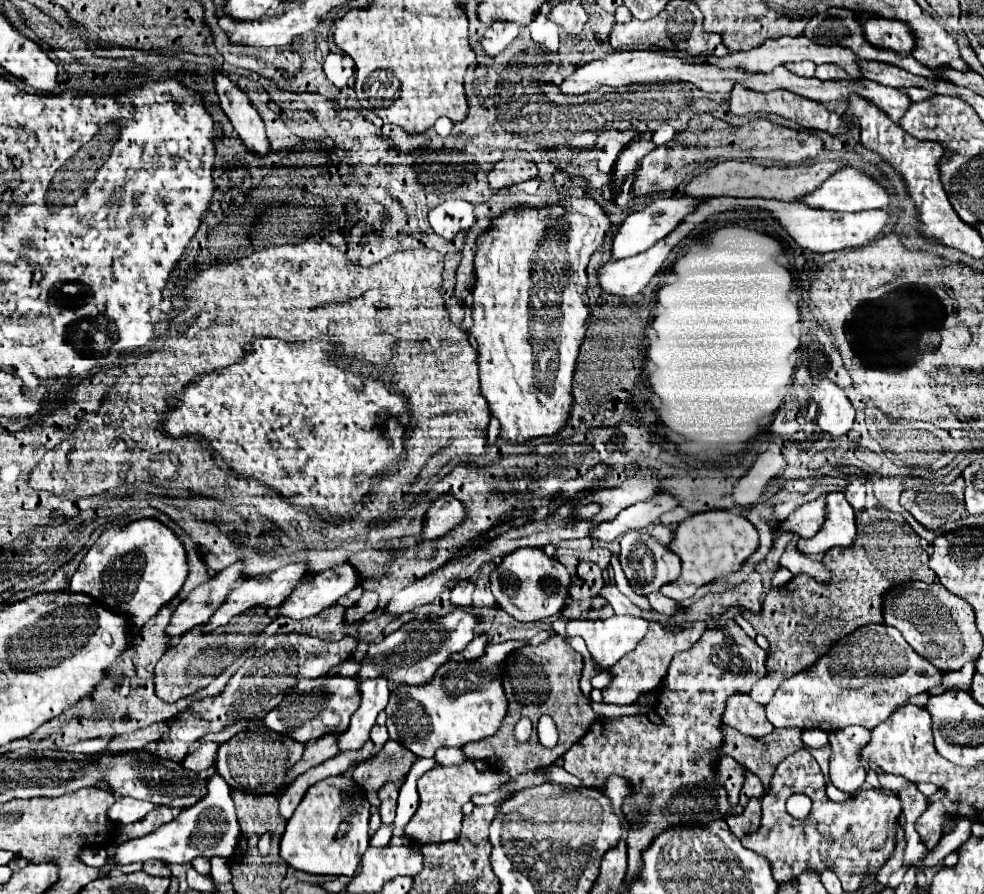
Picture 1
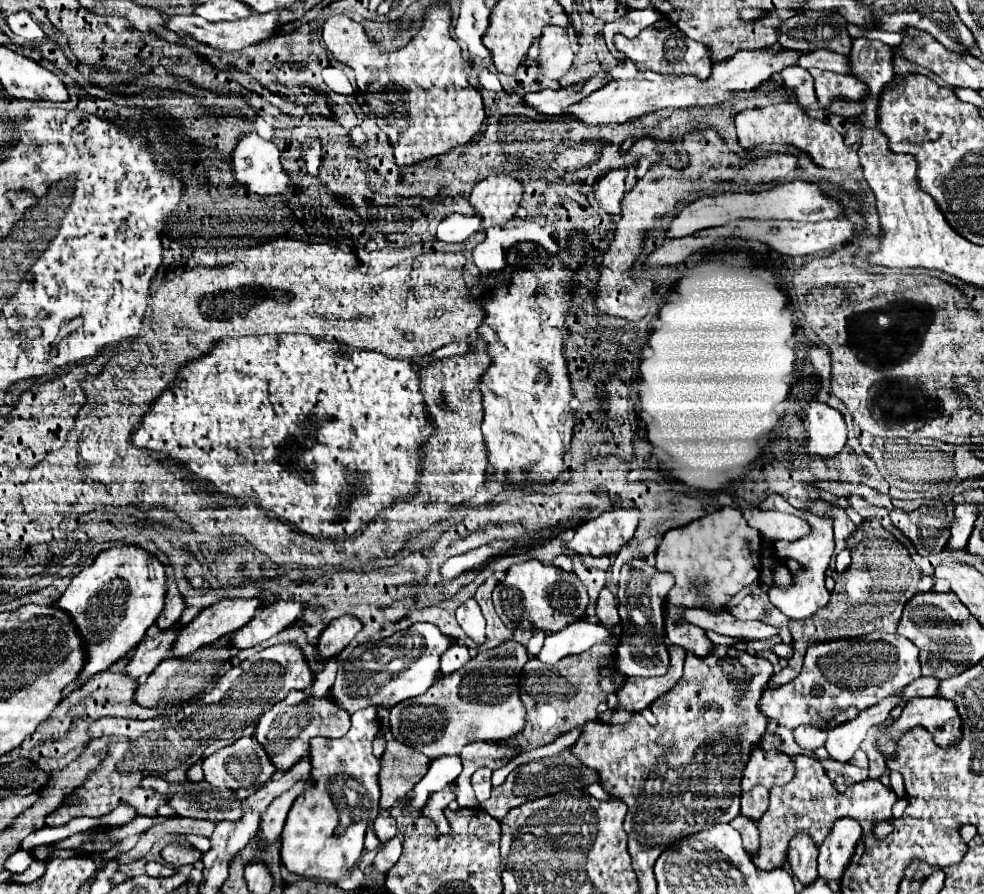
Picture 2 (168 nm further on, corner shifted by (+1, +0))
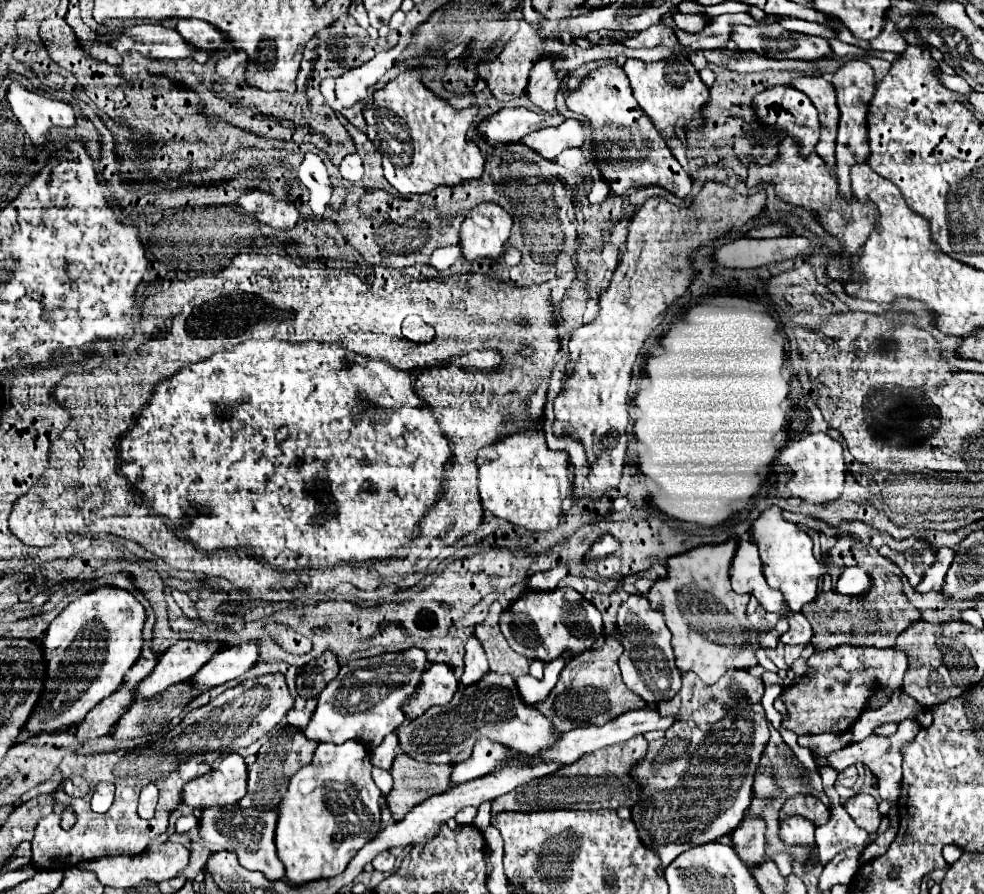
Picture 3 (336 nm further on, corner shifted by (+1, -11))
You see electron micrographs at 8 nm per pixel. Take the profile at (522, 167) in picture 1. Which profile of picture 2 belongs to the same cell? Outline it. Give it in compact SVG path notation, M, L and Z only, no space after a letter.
M492 174L472 188L470 204L482 220L480 232L514 218L522 200L522 188L518 180L506 174Z

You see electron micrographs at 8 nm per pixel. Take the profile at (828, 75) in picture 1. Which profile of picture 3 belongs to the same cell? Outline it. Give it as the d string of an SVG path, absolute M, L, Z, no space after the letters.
M804 75L792 79L790 85L804 91L818 109L822 133L814 151L822 155L826 163L834 163L834 139L838 133L838 119L840 119L834 85L824 77L804 77Z

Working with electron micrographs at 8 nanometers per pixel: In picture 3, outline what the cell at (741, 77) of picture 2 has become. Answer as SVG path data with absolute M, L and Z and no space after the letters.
M566 119L562 125L546 127L530 135L528 139L520 139L520 143L532 147L546 159L558 157L568 147L582 147L586 141L586 123L580 119Z

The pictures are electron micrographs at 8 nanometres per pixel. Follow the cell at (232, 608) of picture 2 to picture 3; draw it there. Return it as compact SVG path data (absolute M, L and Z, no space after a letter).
M176 641L162 653L154 671L138 683L136 699L150 699L170 685L192 677L202 667L202 663L208 663L220 651L220 647L220 641Z

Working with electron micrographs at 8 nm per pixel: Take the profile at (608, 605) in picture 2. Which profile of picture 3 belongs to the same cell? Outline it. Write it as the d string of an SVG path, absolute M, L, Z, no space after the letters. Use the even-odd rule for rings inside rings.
M614 634L605 638L602 649L584 651L576 655L562 669L556 687L548 693L544 701L536 703L534 709L538 709L542 715L546 715L552 721L554 731L566 733L570 729L584 725L604 725L606 721L614 719L618 713L646 707L646 701L640 699L636 693L632 693L622 681L618 666L620 655L622 655L622 645L614 639ZM574 709L580 709L578 711L580 715L574 713Z

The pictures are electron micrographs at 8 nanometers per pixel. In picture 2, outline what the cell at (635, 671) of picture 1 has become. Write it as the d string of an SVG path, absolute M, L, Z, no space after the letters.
M668 646L668 652L670 652L668 674L658 678L630 678L628 684L618 692L620 708L626 708L630 712L640 712L644 708L650 708L650 704L658 696L666 694L680 680L686 652L678 646Z

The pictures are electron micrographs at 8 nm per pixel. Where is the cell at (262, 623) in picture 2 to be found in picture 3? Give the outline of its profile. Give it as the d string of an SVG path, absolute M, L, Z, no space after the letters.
M248 641L236 647L226 647L220 649L218 655L214 655L194 677L194 687L198 691L212 689L216 685L222 685L230 679L240 677L248 669L254 667L254 663L260 657L260 643L258 641Z

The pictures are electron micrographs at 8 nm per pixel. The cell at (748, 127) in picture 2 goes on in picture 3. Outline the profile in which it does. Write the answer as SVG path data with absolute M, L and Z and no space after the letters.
M792 137L782 139L778 145L778 155L776 161L768 163L768 165L758 165L758 163L750 163L748 165L748 187L754 187L758 183L774 183L776 185L776 193L780 199L792 203L792 205L800 205L804 209L810 209L818 215L820 223L832 233L842 237L842 241L846 243L846 251L828 263L828 277L832 279L840 279L840 281L848 281L850 273L852 273L852 255L860 255L862 253L862 245L866 243L868 235L874 229L874 219L870 219L870 207L866 207L866 203L860 203L856 197L852 199L844 199L840 195L840 185L838 185L838 177L836 171L830 171L828 163L816 155L816 151L812 151L808 157L802 157L800 153L800 143Z

